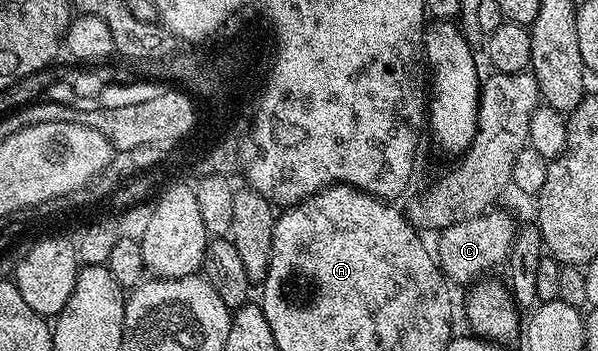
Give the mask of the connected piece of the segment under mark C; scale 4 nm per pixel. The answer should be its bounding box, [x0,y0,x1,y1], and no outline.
[435,208,515,284]

